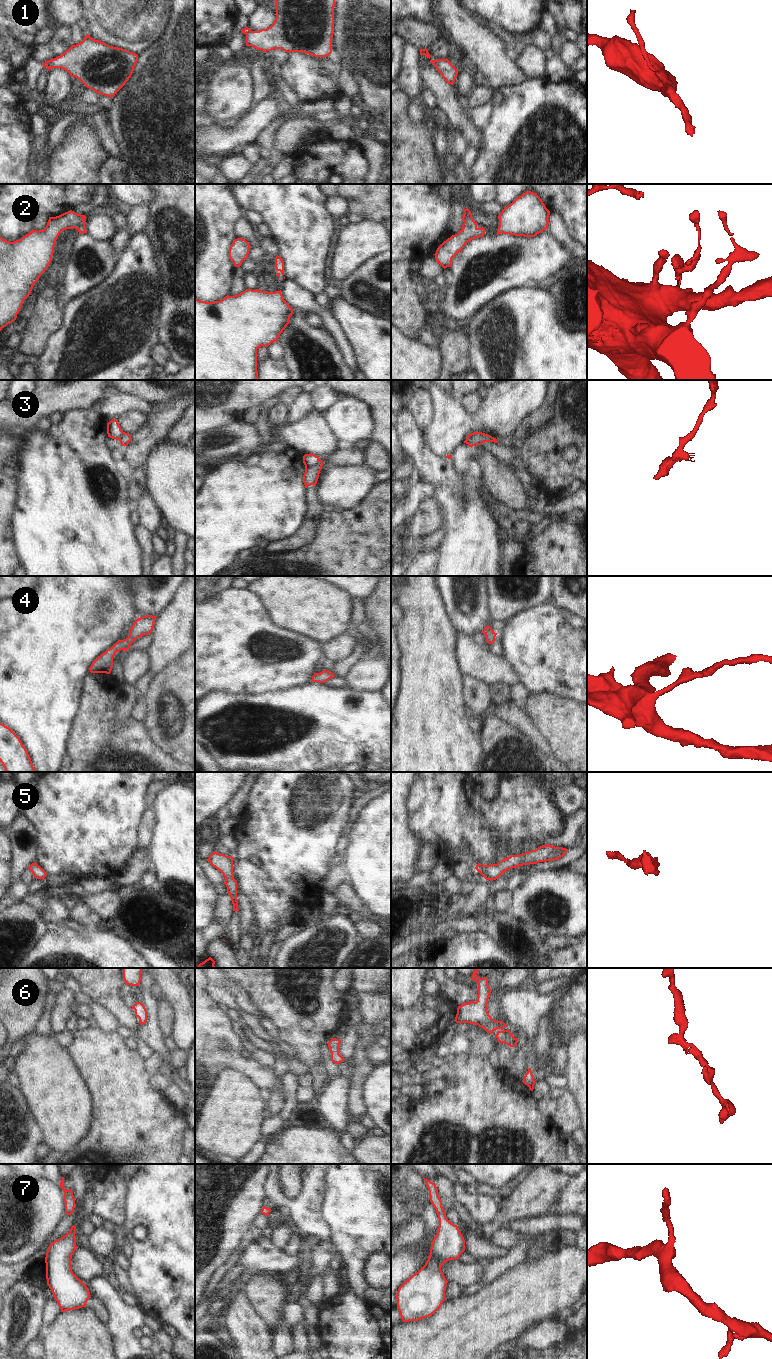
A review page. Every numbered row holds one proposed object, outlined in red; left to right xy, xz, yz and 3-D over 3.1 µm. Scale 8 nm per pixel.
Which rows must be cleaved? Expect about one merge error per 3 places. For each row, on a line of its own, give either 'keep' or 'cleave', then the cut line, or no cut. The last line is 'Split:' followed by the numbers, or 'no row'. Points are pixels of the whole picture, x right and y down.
1: cleave | xy (50, 60), (47, 67)
2: keep | no cut
3: cleave | xz (320, 460), (312, 466), (305, 467)
4: keep | no cut
5: keep | no cut
6: keep | no cut
7: keep | no cut
Split: 1, 3

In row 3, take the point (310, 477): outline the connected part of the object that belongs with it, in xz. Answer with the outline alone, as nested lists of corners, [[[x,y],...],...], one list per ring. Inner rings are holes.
[[[320,460],[318,464],[313,467],[305,467],[305,473],[303,475],[303,483],[305,488],[309,485],[316,486],[323,464],[324,462]]]

